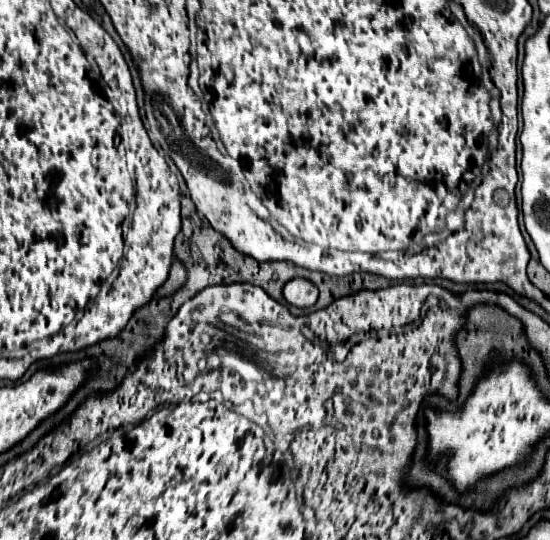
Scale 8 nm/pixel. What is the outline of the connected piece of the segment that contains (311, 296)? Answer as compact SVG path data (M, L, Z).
M293 278L285 284L285 300L297 308L309 308L317 302L317 296L319 296L319 290L317 286L307 280L307 278Z

